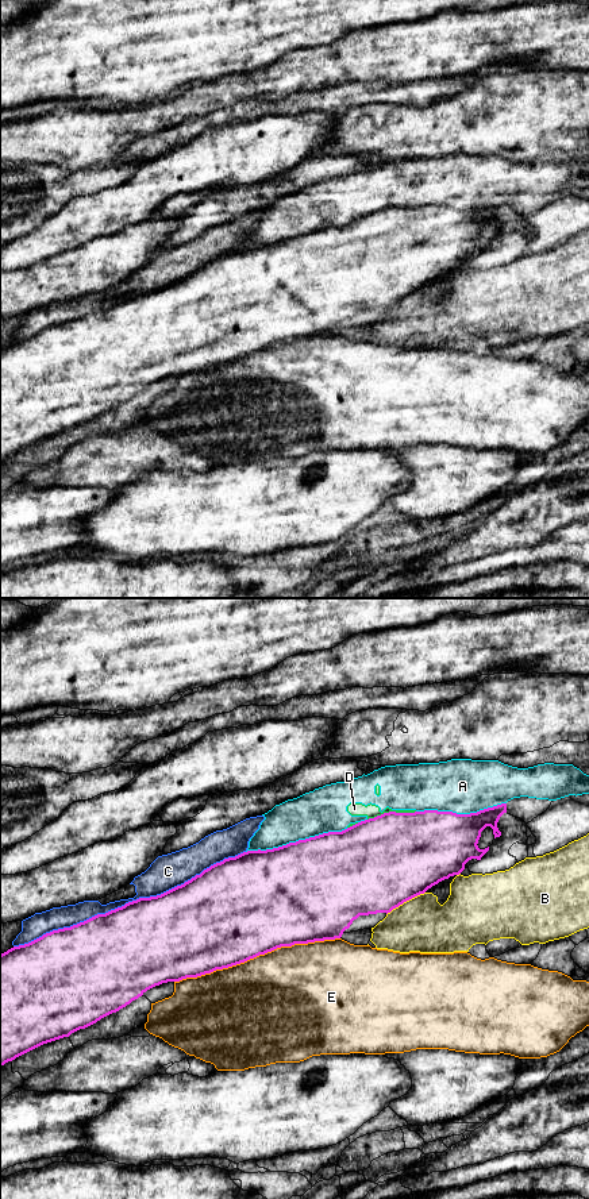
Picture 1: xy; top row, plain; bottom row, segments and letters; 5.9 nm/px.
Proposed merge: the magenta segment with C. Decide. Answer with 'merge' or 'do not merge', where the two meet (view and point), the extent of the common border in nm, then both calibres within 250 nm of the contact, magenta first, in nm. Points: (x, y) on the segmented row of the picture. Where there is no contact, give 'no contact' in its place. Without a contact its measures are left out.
do not merge; contact xy (129, 902); length 1500 nm; calibres 500 and 190 nm

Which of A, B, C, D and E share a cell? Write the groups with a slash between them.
A D / B / C / E

